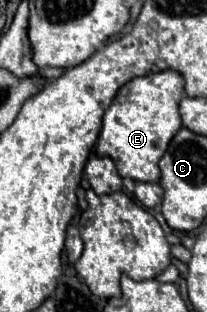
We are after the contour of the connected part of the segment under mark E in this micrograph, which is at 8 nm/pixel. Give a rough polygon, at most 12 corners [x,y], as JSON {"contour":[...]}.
{"contour":[[184,78],[126,82],[102,118],[98,156],[122,178],[158,182],[182,128]]}

